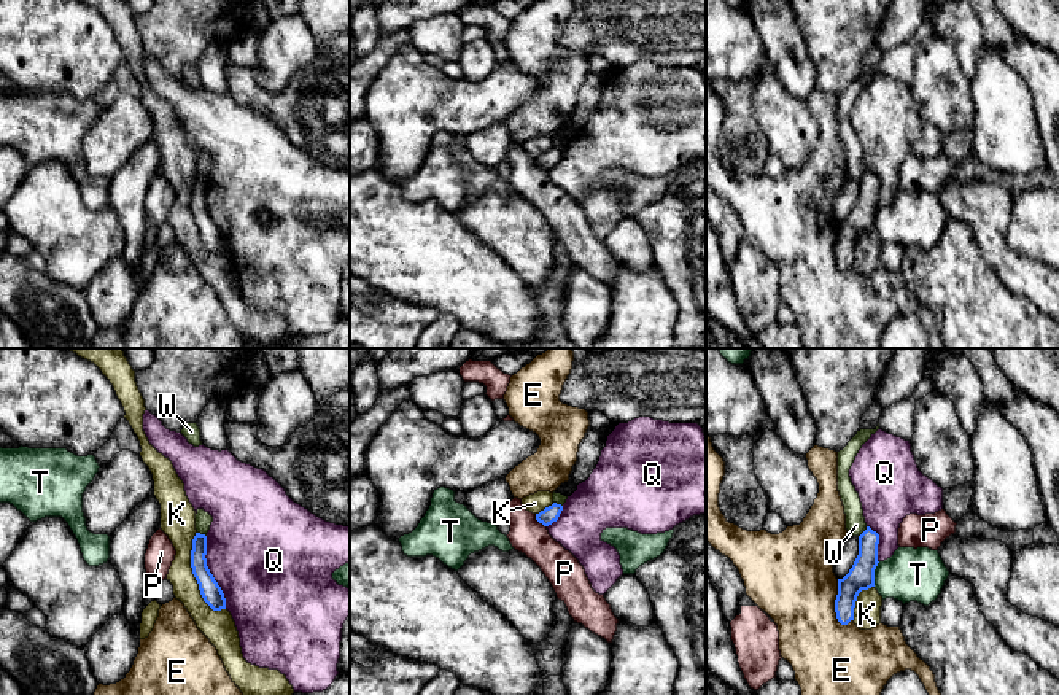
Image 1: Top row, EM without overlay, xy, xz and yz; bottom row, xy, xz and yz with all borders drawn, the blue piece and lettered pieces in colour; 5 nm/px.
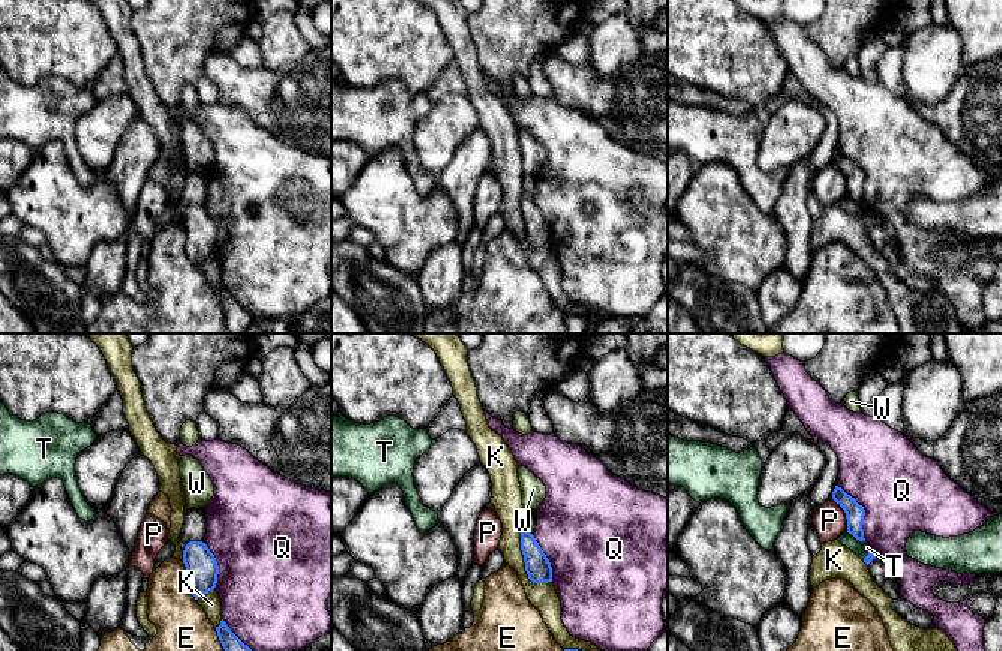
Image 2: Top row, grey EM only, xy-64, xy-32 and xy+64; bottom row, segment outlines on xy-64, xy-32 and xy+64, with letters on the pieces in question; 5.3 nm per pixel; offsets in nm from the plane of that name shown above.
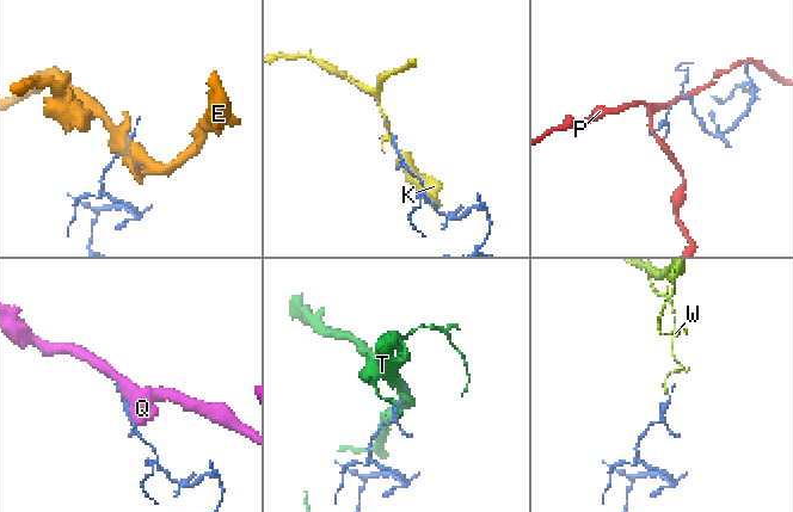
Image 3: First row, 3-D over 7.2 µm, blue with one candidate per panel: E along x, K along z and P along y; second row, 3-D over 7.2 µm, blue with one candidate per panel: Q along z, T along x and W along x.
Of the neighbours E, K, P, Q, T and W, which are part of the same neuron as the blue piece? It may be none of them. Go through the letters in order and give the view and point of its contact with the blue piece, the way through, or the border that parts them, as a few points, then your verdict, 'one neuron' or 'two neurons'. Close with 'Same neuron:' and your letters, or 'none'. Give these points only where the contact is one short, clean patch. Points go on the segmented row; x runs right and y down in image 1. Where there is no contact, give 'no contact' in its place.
E: yz (835, 605) | two neurons
K: xy (194, 576) | two neurons
P: xz (539, 522) | two neurons
Q: xy (210, 573) | two neurons
T: yz (873, 574) | along yz (880, 562), (875, 570), (873, 586) | two neurons
W: yz (864, 531) | along yz (867, 527), (859, 536) | two neurons
Same neuron: none

